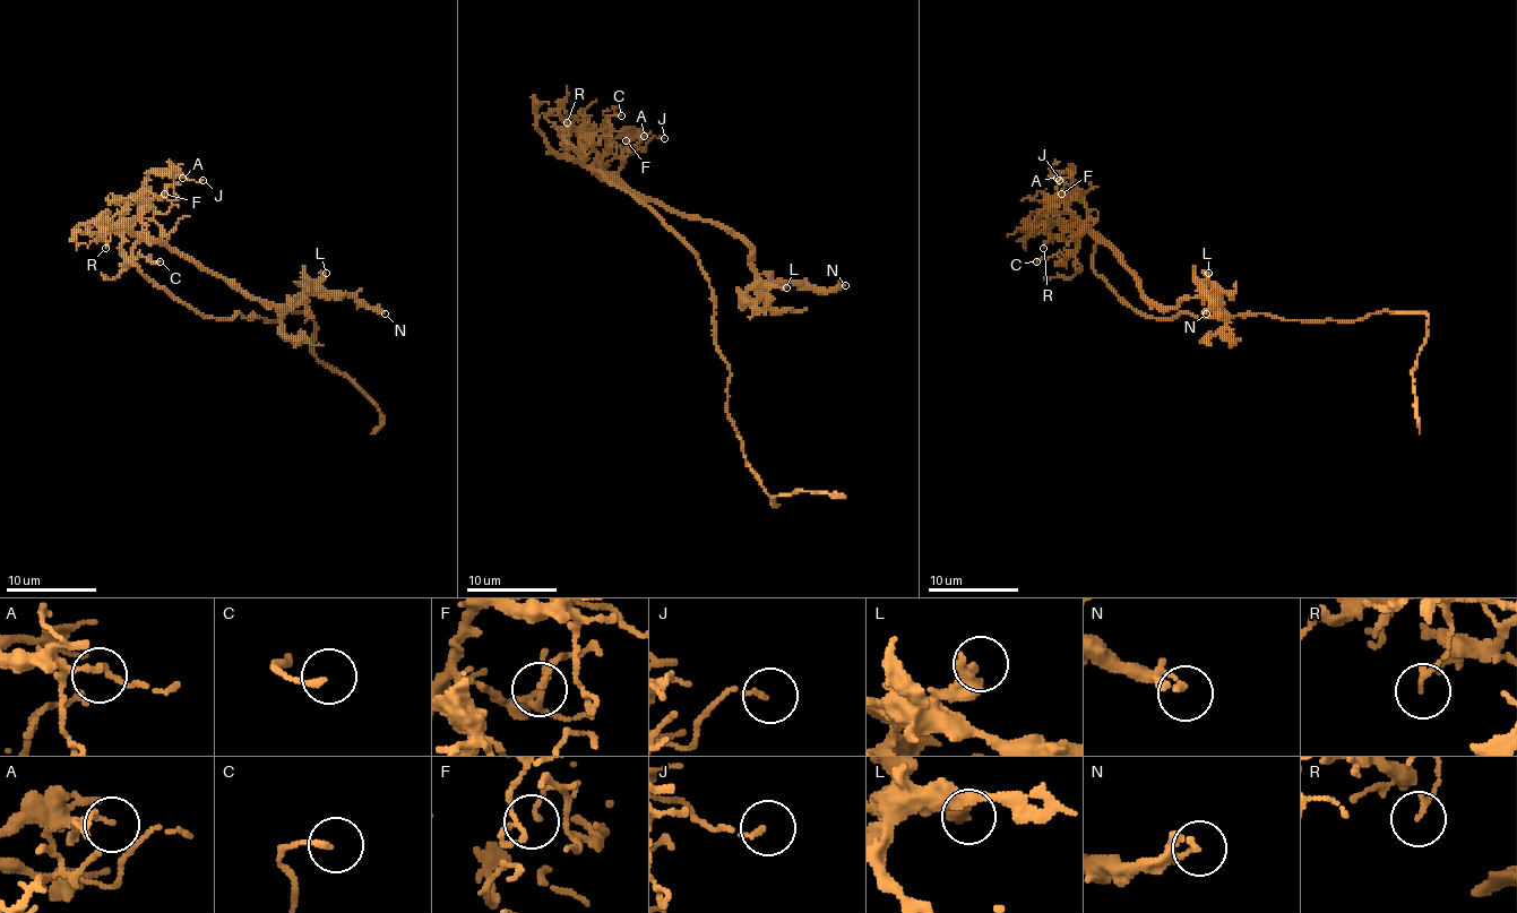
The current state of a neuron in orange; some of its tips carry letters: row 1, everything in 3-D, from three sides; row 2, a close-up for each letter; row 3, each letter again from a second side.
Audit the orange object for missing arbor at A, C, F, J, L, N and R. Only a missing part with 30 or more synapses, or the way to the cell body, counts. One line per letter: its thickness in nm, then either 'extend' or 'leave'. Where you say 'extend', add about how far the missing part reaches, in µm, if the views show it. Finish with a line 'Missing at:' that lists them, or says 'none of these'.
A: 110 nm thick; leave
C: 140 nm thick; leave
F: 110 nm thick; leave
J: 110 nm thick; leave
L: 440 nm thick; leave
N: 240 nm thick; leave
R: 120 nm thick; leave
Missing at: none of these

